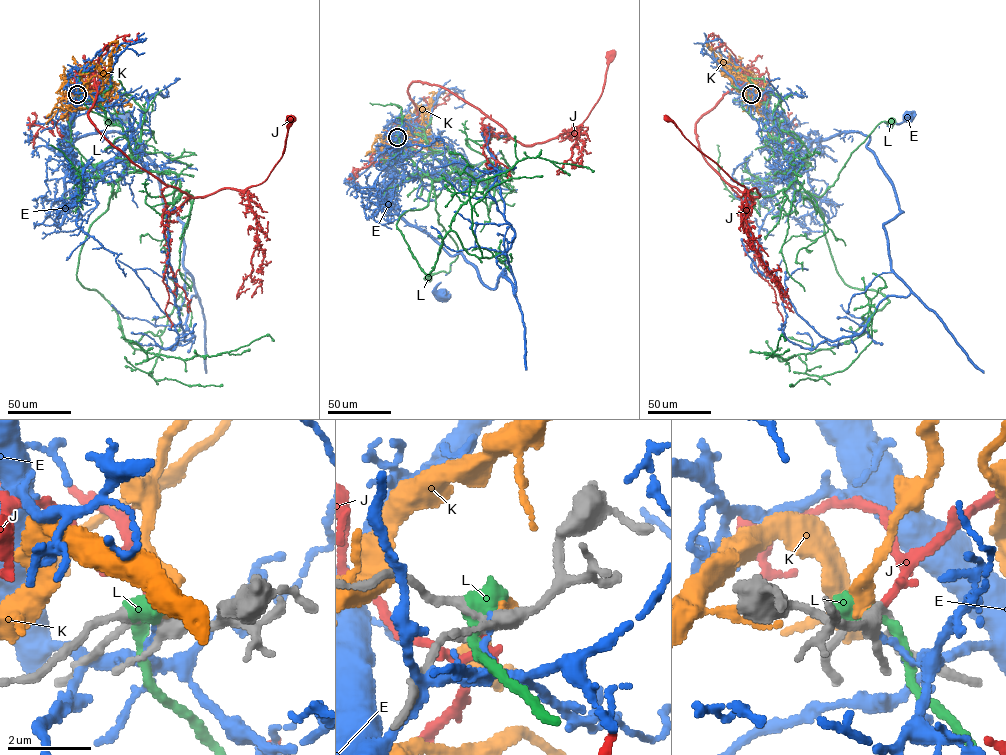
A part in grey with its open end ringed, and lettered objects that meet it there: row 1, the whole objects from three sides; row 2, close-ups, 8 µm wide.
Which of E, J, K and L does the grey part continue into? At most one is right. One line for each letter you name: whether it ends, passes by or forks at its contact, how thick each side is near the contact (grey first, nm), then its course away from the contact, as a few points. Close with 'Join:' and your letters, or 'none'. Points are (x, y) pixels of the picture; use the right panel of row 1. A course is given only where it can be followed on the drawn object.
J: it ends; calibres 280 and 200 nm; course (751, 94), (762, 84), (755, 68), (696, 123), (696, 138), (729, 185), (757, 197), (667, 118)
Join: J

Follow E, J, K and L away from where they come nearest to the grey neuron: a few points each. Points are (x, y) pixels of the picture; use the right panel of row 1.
E: (751, 95), (780, 126), (813, 140), (841, 133), (870, 136), (879, 126), (898, 124), (909, 116)
J: (751, 94), (762, 84), (755, 68), (696, 123), (696, 138), (729, 185), (757, 197), (667, 118)
K: (751, 95), (751, 79), (758, 90), (729, 75), (720, 61), (753, 72)
L: (751, 95), (763, 105), (767, 102), (765, 126), (785, 155), (795, 189), (817, 196), (878, 124), (891, 122)

